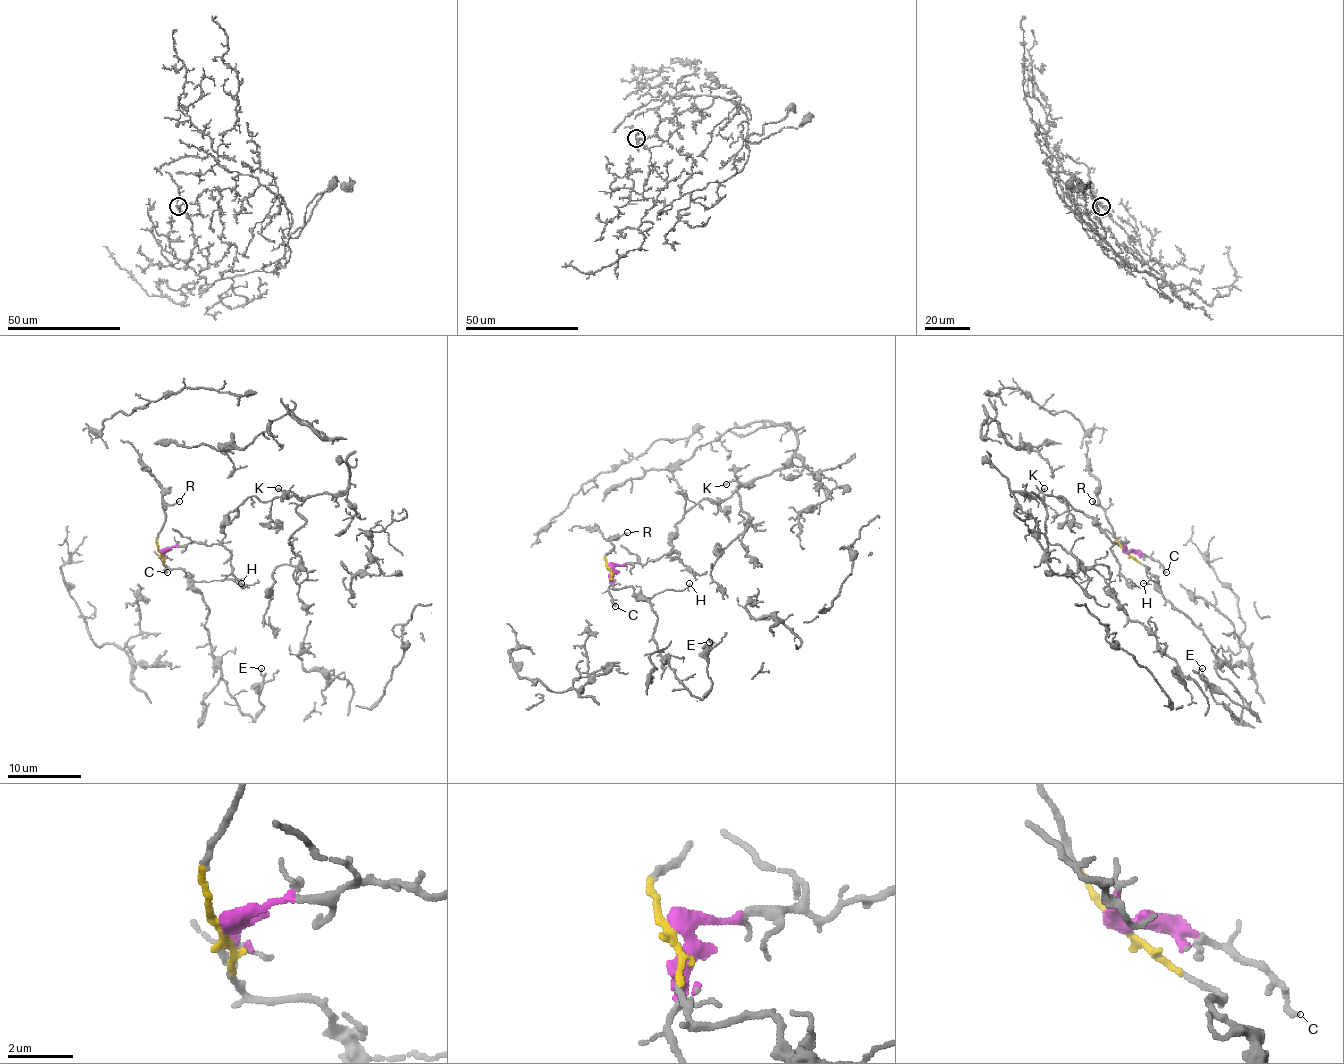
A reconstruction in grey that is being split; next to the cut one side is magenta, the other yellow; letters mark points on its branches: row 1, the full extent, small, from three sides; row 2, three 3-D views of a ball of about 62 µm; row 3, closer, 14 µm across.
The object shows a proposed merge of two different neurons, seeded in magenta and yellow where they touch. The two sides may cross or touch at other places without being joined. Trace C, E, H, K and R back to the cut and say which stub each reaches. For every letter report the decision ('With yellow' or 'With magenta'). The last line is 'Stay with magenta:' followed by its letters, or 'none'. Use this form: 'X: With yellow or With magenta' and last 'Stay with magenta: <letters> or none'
C: With magenta
E: With yellow
H: With yellow
K: With magenta
R: With yellow
Stay with magenta: C, K

